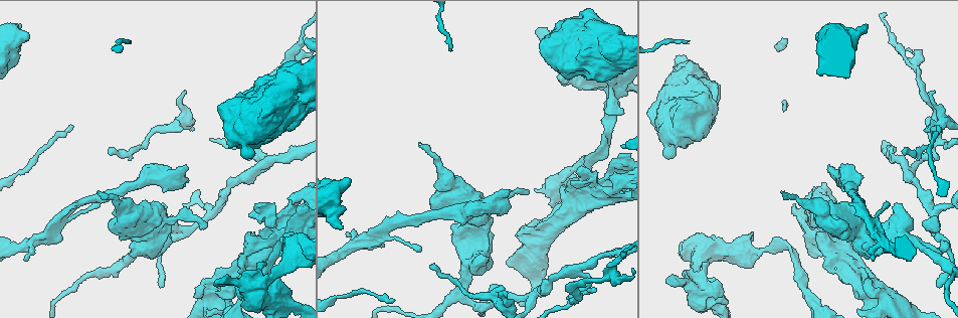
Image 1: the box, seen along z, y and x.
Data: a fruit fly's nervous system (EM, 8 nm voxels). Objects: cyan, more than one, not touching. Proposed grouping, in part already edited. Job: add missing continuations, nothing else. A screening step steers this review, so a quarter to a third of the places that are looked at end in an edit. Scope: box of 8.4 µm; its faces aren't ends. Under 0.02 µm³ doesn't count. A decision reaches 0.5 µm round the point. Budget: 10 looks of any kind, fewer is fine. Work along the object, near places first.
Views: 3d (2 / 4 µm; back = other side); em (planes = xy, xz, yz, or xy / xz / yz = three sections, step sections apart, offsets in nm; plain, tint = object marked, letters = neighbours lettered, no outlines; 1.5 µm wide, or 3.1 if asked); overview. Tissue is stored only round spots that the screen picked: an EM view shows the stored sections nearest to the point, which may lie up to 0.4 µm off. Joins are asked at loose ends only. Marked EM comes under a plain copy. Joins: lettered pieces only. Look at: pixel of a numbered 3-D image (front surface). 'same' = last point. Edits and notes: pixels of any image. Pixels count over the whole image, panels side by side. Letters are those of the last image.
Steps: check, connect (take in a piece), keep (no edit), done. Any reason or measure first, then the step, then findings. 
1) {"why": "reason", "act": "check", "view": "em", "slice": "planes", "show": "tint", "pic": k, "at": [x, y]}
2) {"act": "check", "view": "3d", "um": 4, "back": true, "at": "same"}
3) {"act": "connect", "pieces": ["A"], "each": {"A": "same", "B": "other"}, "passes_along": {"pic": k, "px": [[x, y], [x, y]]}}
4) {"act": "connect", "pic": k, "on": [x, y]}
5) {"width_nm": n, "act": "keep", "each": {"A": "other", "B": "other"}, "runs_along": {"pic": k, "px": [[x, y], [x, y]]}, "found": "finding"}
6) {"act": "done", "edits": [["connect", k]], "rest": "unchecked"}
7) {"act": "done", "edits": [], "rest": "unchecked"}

{"why": "branch stops here", "act": "check", "view": "em", "slice": "xz", "step": 8, "show": "tint", "pic": 1, "at": [108, 152]}

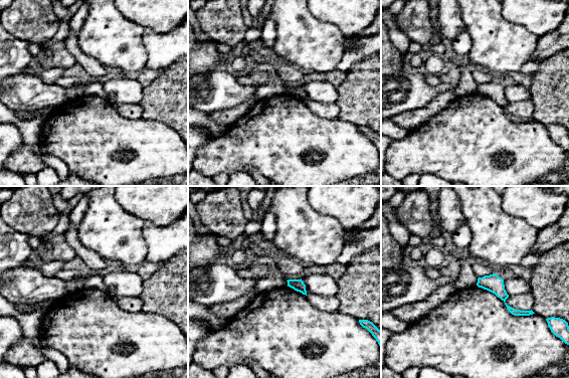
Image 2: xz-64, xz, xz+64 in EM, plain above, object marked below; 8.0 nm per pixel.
{"why": "cut it another way", "act": "check", "view": "em", "slice": "planes", "show": "letters", "at": "same"}

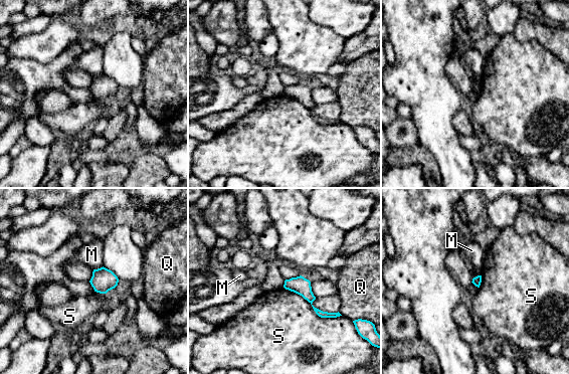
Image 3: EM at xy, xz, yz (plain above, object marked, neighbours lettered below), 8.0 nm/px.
{"width_nm": 70, "act": "keep", "each": {"M": "other", "Q": "other", "S": "other"}, "runs_along": {"pic": 3, "px": [[287, 283], [297, 285], [318, 312], [334, 315]]}, "found": "none of them fits"}

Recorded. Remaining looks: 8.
{"why": "tapers out", "act": "check", "view": "em", "slice": "planes", "show": "letters", "pic": 1, "at": [935, 92]}

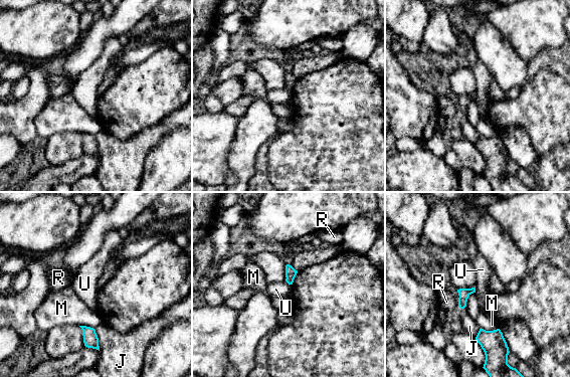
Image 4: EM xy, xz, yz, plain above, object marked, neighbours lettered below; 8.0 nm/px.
{"longest_contact_nm": ["J", 180], "act": "keep", "each": {"J": "other", "M": "other", "R": "other", "U": "other"}, "border": {"pic": 4, "px": [[476, 287], [474, 293]]}, "found": "no lettered piece goes on from it"}

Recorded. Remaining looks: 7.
{"why": "branch stops here", "act": "check", "view": "em", "slice": "yz", "step": 8, "show": "letters", "pic": 1, "at": [347, 236]}

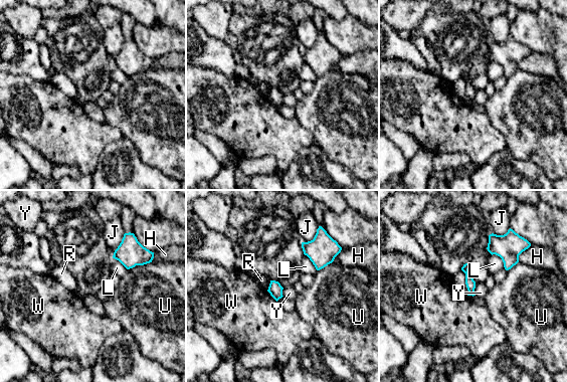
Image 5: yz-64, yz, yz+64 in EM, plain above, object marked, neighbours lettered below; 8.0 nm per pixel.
{"why": "cut it another way", "act": "check", "view": "em", "slice": "planes", "show": "letters", "at": "same"}

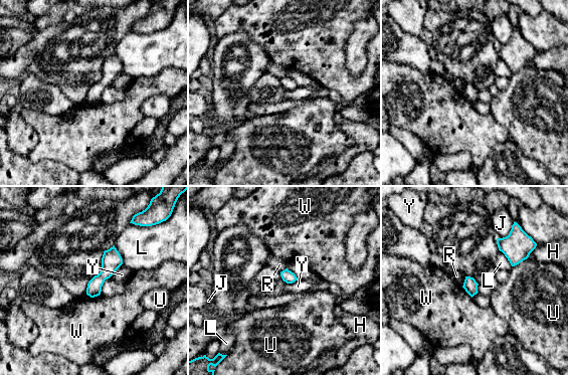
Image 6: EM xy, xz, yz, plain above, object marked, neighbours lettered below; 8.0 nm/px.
{"act": "keep", "each": {"H": "other", "J": "other", "L": "other", "R": "other", "U": "other", "W": "other", "Y": "other"}, "border": {"pic": 6, "px": [[122, 263], [109, 277]]}, "found": "none of them fits"}

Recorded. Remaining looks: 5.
{"why": "stops while still wide", "act": "check", "view": "em", "slice": "planes", "show": "letters", "pic": 1, "at": [20, 25]}

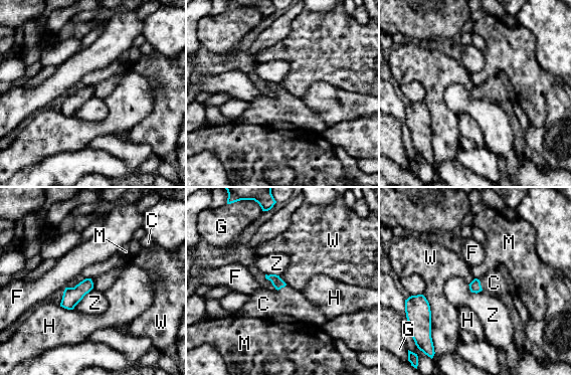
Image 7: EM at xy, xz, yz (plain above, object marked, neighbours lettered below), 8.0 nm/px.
{"act": "connect", "pieces": ["C"], "each": {"C": "same", "F": "other", "G": "other", "H": "other", "M": "other", "W": "other", "Z": "other"}, "passes_along": {"pic": 7, "px": [[277, 283], [280, 288], [263, 304]]}, "found": "it goes on there"}

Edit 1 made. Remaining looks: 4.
{"act": "done", "edits": [["connect", 7]], "rest": "unchecked"}

